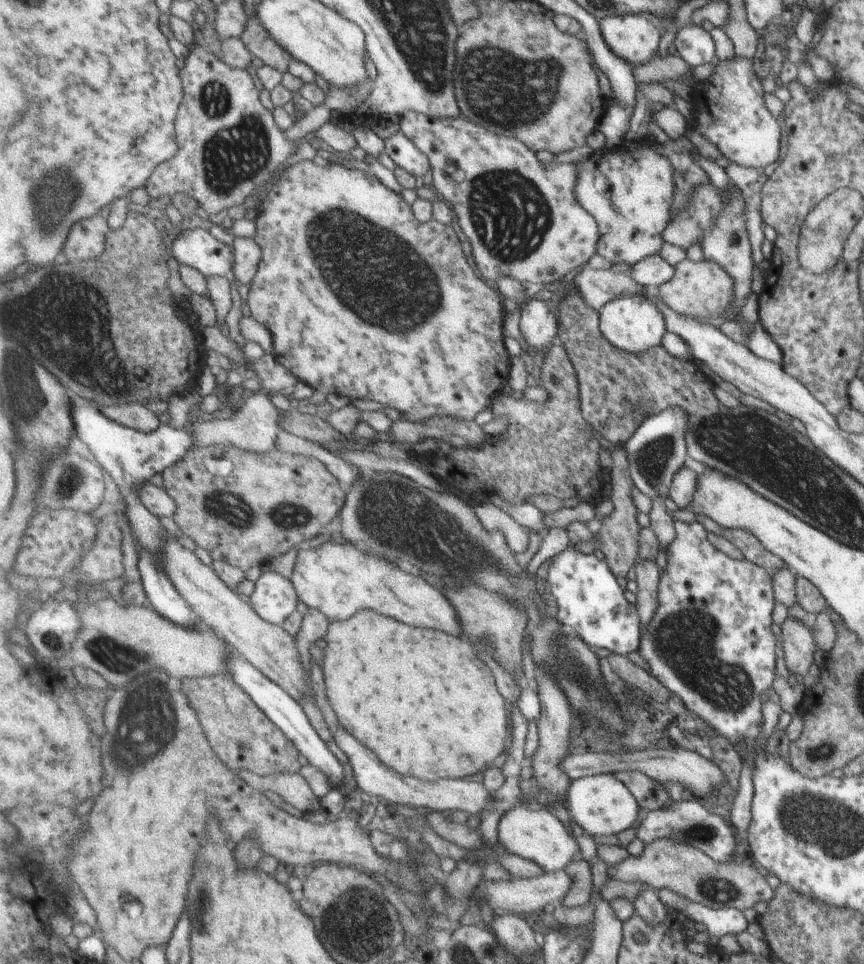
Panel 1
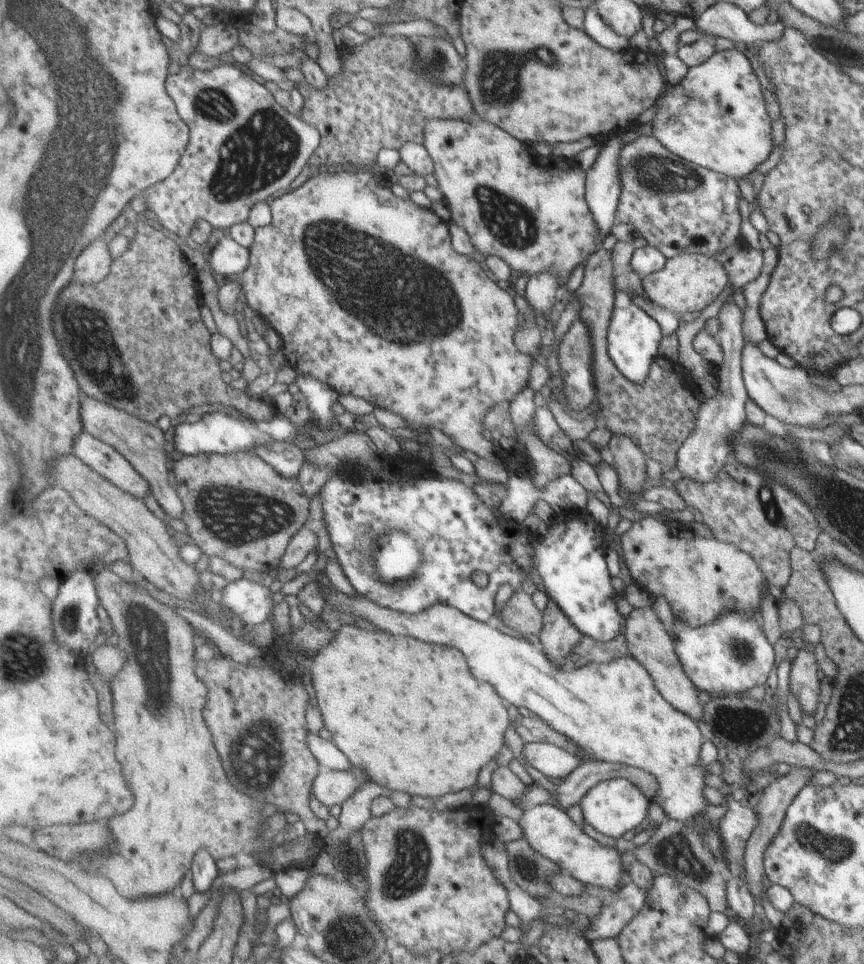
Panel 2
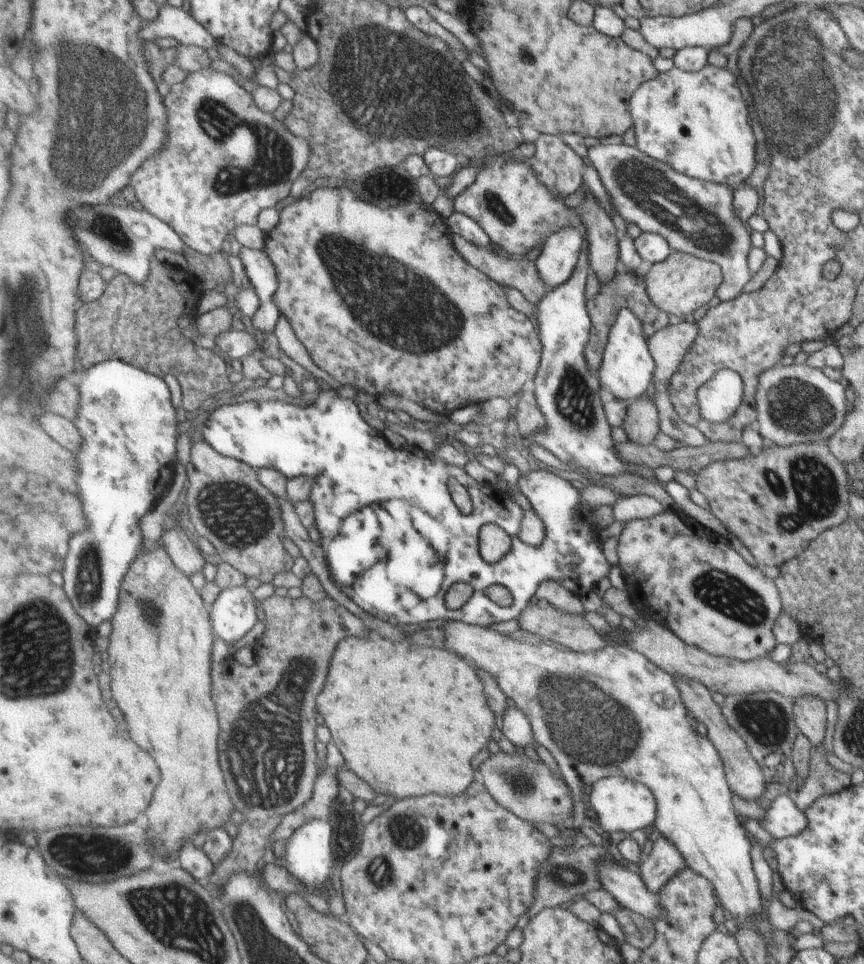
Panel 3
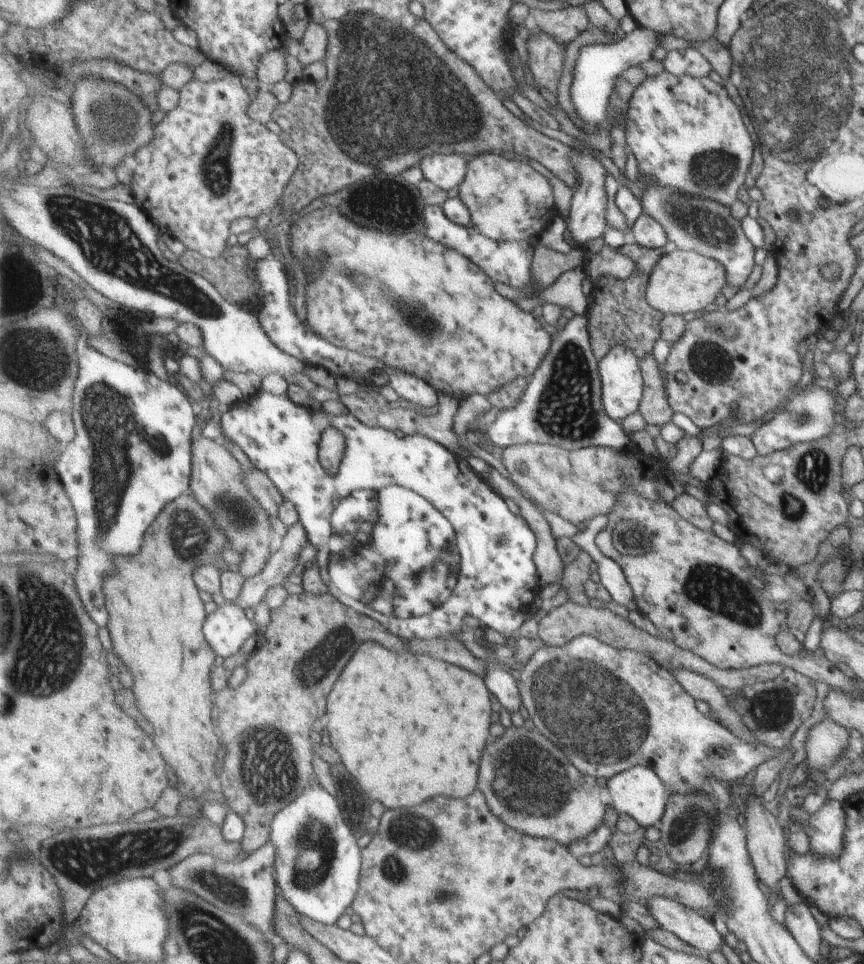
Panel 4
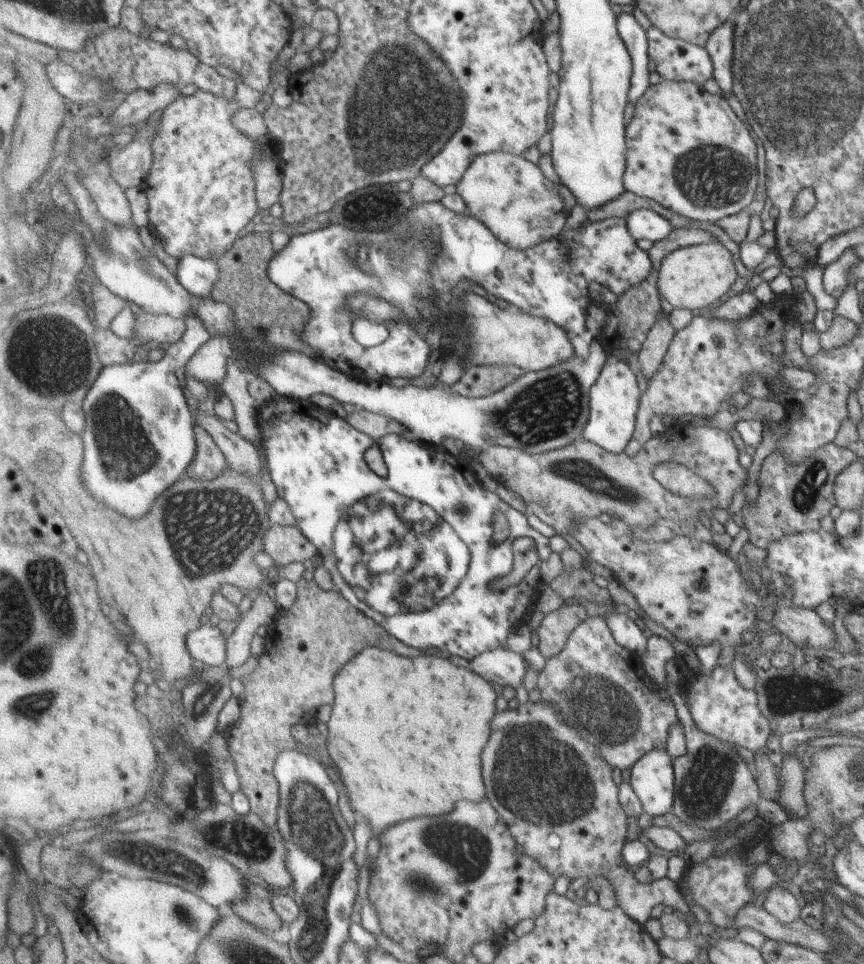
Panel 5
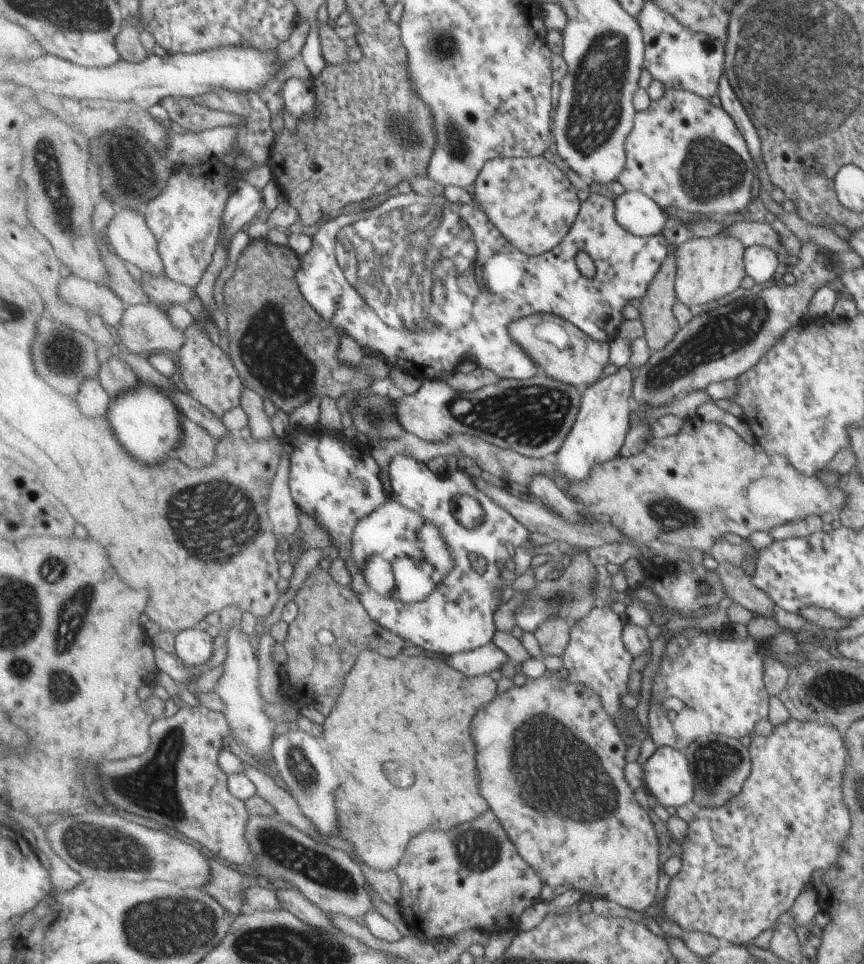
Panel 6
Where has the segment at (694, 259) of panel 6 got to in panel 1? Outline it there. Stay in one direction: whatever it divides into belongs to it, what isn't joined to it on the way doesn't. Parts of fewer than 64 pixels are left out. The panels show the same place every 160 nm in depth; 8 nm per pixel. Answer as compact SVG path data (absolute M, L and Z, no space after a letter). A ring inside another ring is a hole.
M684 259L673 266L673 276L656 289L657 298L680 315L685 315L704 322L716 322L721 320L721 314L729 308L729 300L732 300L734 280L723 267L714 262L691 262Z

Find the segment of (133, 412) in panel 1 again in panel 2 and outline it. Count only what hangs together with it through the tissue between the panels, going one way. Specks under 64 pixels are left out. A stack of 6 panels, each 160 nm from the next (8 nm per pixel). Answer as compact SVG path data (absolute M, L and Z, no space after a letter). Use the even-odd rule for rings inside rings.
M82 393L82 419L84 422L84 430L89 434L92 434L95 438L114 446L121 454L124 454L129 462L150 482L152 486L151 494L153 498L149 498L149 504L155 508L161 508L165 513L169 514L171 518L176 518L177 520L183 520L182 514L184 513L183 504L176 497L177 494L173 487L173 481L171 479L171 474L169 472L169 454L173 452L173 446L170 445L170 439L168 437L169 433L165 433L157 423L151 424L139 416L133 416L129 412L113 408L113 406L105 404L104 402L99 402L99 400L94 398L89 398L85 393Z

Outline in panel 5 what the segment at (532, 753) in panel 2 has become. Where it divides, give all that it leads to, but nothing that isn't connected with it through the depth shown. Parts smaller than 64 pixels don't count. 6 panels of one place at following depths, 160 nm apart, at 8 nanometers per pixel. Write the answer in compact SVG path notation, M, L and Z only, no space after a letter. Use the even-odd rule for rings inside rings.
M507 648L485 651L471 660L471 669L485 680L496 682L502 688L519 688L527 674L526 662L520 654Z

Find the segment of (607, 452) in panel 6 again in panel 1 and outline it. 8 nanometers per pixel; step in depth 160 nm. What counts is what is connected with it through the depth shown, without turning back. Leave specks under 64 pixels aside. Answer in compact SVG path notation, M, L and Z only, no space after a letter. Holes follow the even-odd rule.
M641 295L613 299L603 307L603 310L600 310L600 319L603 334L607 336L610 343L619 345L624 351L636 352L636 355L653 350L655 345L661 343L661 338L667 331L666 318L662 310L658 308L655 301Z

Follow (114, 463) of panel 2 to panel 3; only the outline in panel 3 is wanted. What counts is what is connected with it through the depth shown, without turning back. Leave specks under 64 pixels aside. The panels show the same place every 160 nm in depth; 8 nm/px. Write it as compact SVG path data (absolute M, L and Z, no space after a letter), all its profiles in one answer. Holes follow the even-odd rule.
M46 413L40 417L42 428L59 444L65 446L73 453L81 452L83 448L83 436L74 422L59 414Z

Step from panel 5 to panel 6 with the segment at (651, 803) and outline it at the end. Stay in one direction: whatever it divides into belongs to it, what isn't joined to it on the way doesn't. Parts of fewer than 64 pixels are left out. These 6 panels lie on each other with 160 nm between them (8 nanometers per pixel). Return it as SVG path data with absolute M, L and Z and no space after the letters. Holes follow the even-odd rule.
M659 748L643 764L645 785L650 792L653 803L662 804L665 808L677 808L677 806L689 806L691 797L694 795L694 783L692 782L691 762L679 749Z

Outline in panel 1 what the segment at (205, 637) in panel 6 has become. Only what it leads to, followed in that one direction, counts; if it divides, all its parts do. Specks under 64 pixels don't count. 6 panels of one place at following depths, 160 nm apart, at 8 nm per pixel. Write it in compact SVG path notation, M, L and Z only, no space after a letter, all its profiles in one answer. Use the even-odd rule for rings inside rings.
M275 571L263 573L247 601L267 622L281 625L299 606L297 589L291 579Z

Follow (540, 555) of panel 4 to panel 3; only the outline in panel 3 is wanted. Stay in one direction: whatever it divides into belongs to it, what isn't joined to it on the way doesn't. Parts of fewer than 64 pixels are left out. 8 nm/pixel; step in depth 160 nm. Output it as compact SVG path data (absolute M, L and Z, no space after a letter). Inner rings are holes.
M545 580L539 586L539 592L535 592L536 599L545 599L550 605L558 610L563 610L565 614L575 614L575 616L585 616L585 606L581 604L581 596L576 592L571 592L561 582L557 580Z

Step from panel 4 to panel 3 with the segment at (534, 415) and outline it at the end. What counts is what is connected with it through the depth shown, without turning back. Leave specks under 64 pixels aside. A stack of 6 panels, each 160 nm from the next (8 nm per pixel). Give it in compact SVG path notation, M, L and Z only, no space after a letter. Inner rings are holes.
M585 233L585 246L581 252L578 267L566 284L549 290L537 306L537 319L540 340L543 344L543 357L532 390L536 403L547 422L545 430L537 429L531 434L531 444L543 446L559 460L571 462L578 468L587 469L603 476L633 474L652 484L656 484L672 498L676 509L693 518L699 525L724 537L729 529L715 518L711 512L699 508L689 500L689 492L673 479L665 484L655 480L653 468L622 460L614 450L617 443L611 438L611 426L603 412L603 402L599 398L599 382L595 372L587 362L587 347L593 332L593 322L589 316L588 301L585 300L587 280L589 280L590 258L589 242Z

